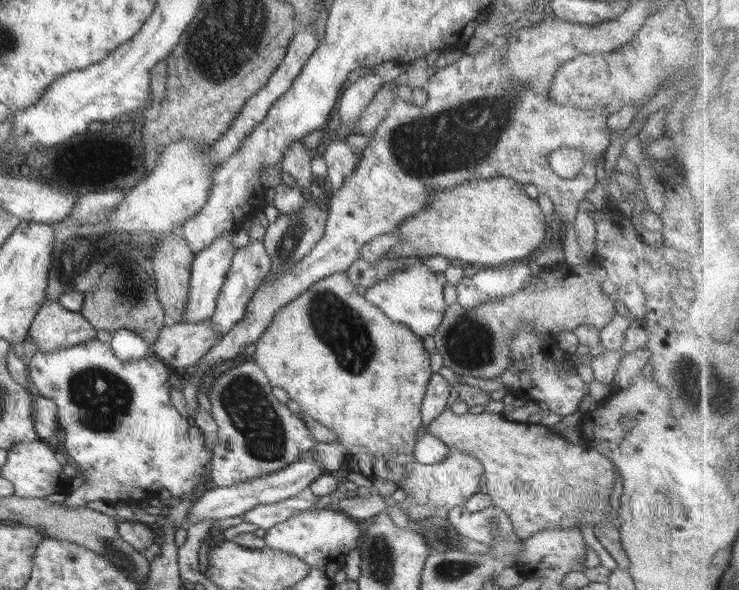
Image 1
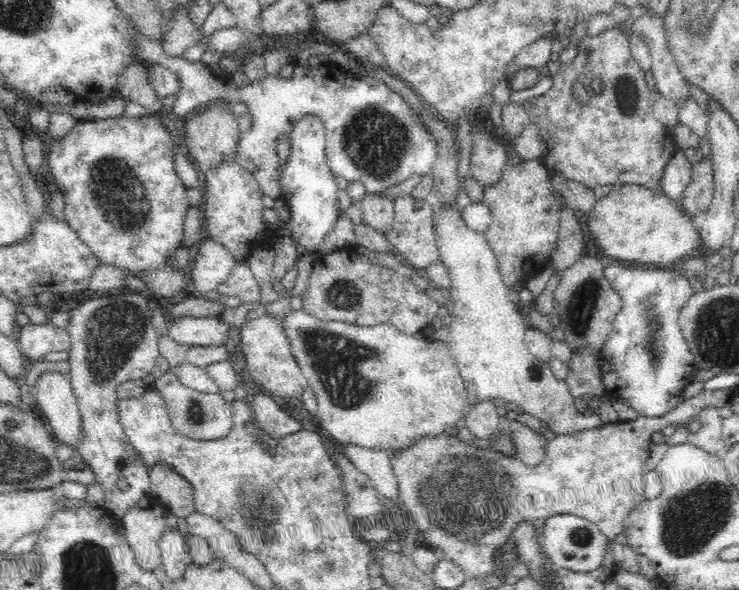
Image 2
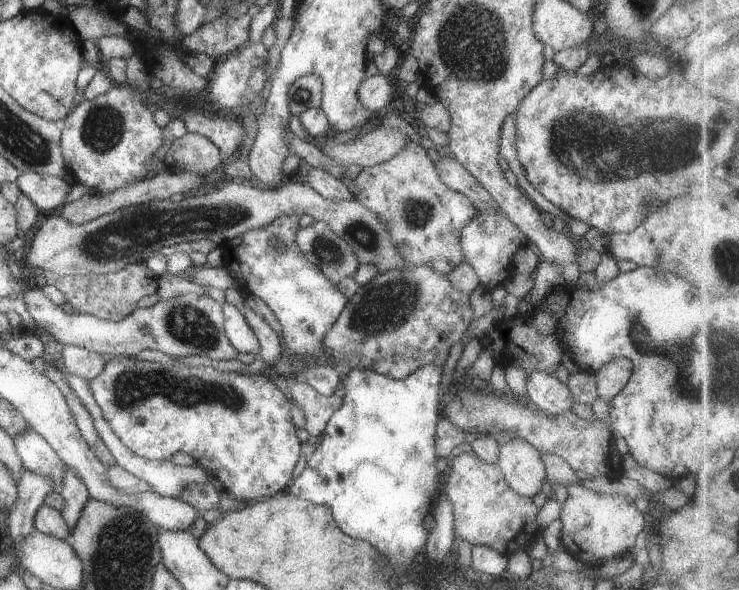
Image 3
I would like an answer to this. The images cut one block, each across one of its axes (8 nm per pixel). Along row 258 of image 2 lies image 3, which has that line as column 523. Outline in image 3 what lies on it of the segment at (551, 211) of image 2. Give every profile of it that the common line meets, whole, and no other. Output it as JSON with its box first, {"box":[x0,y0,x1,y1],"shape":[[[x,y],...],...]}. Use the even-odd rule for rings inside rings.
{"box":[442,452,542,555],"shape":[[[470,452],[455,454],[450,459],[450,474],[442,491],[452,504],[455,537],[473,546],[488,546],[502,555],[526,551],[542,537],[536,520],[539,512],[533,498],[520,496],[507,484],[494,464],[487,464]]]}

